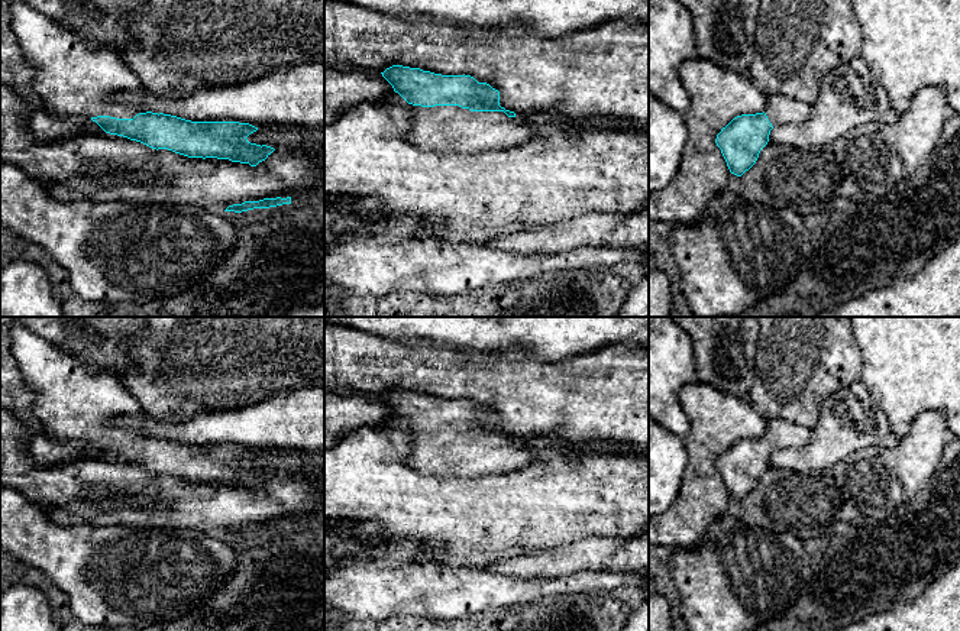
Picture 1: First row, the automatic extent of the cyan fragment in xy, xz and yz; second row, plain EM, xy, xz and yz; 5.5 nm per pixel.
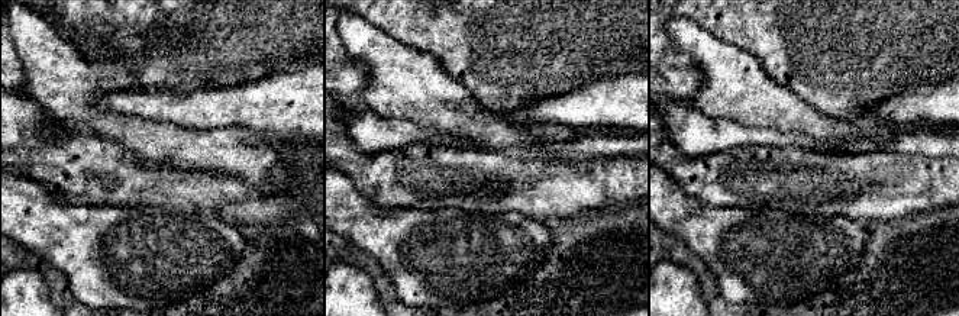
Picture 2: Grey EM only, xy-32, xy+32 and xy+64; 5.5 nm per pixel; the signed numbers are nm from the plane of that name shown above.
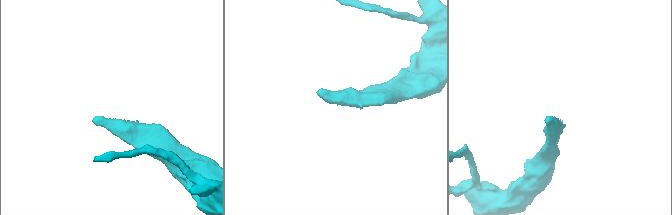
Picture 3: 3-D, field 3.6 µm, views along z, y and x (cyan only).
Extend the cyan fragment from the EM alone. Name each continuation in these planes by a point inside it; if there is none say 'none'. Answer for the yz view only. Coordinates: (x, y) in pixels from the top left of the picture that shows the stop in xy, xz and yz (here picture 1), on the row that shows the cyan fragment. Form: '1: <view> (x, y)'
1: yz (781, 110)

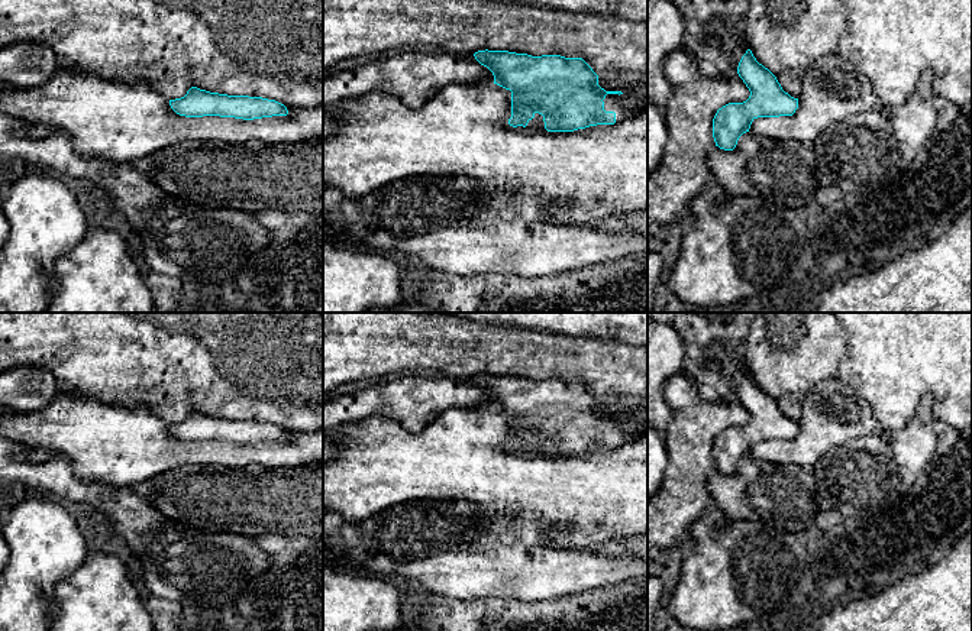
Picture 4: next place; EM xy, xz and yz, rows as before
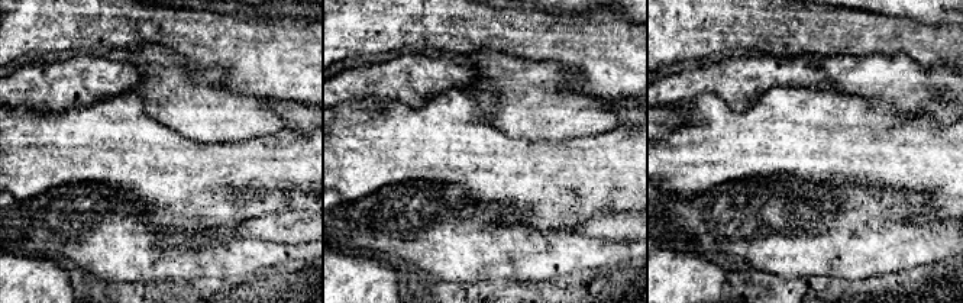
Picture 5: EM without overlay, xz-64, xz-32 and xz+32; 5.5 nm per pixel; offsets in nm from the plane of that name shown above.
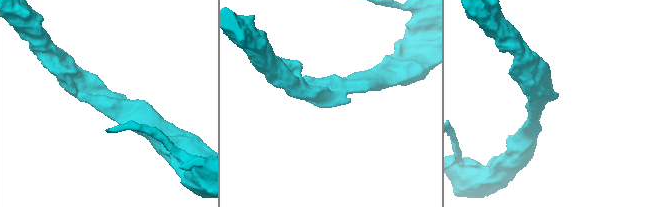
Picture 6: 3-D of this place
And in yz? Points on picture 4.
none

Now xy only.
none

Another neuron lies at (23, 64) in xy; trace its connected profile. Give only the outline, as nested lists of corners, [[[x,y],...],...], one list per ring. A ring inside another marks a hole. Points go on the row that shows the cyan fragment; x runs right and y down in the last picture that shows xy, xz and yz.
[[[16,42],[0,48],[0,81],[10,87],[42,85],[56,68],[56,55],[42,42]]]

